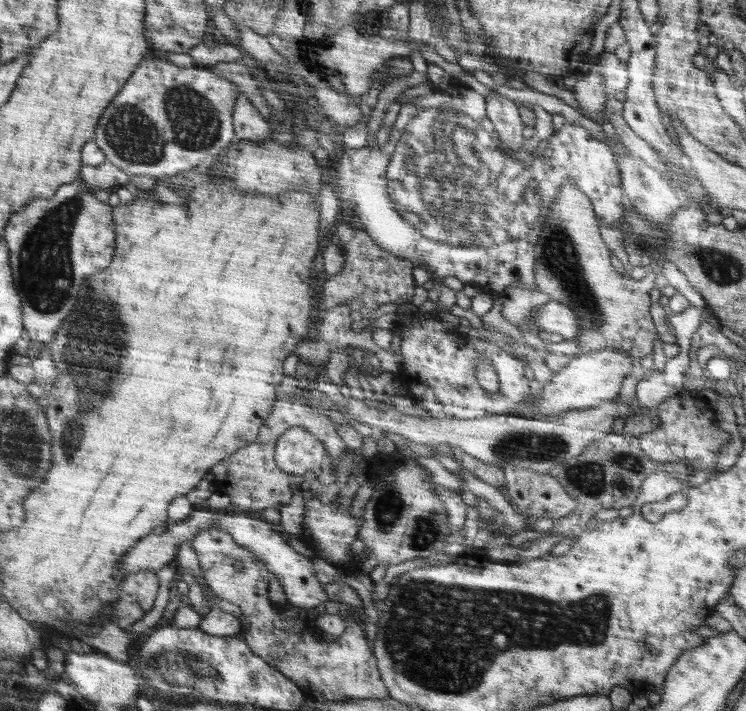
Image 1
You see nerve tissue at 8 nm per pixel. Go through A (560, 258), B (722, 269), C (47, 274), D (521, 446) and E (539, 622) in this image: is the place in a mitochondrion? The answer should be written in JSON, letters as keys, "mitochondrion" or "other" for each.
{"A":"mitochondrion","B":"mitochondrion","C":"mitochondrion","D":"mitochondrion","E":"mitochondrion"}

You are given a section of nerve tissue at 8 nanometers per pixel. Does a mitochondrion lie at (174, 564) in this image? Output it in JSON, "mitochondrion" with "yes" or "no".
{"mitochondrion":"no"}

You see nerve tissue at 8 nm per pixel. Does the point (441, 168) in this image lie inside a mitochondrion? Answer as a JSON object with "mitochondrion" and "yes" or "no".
{"mitochondrion":"yes"}

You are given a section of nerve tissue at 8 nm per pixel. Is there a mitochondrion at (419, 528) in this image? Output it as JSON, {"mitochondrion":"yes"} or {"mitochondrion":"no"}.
{"mitochondrion":"yes"}

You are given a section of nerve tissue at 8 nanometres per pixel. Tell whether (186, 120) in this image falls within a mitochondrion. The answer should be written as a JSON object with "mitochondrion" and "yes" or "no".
{"mitochondrion":"yes"}

